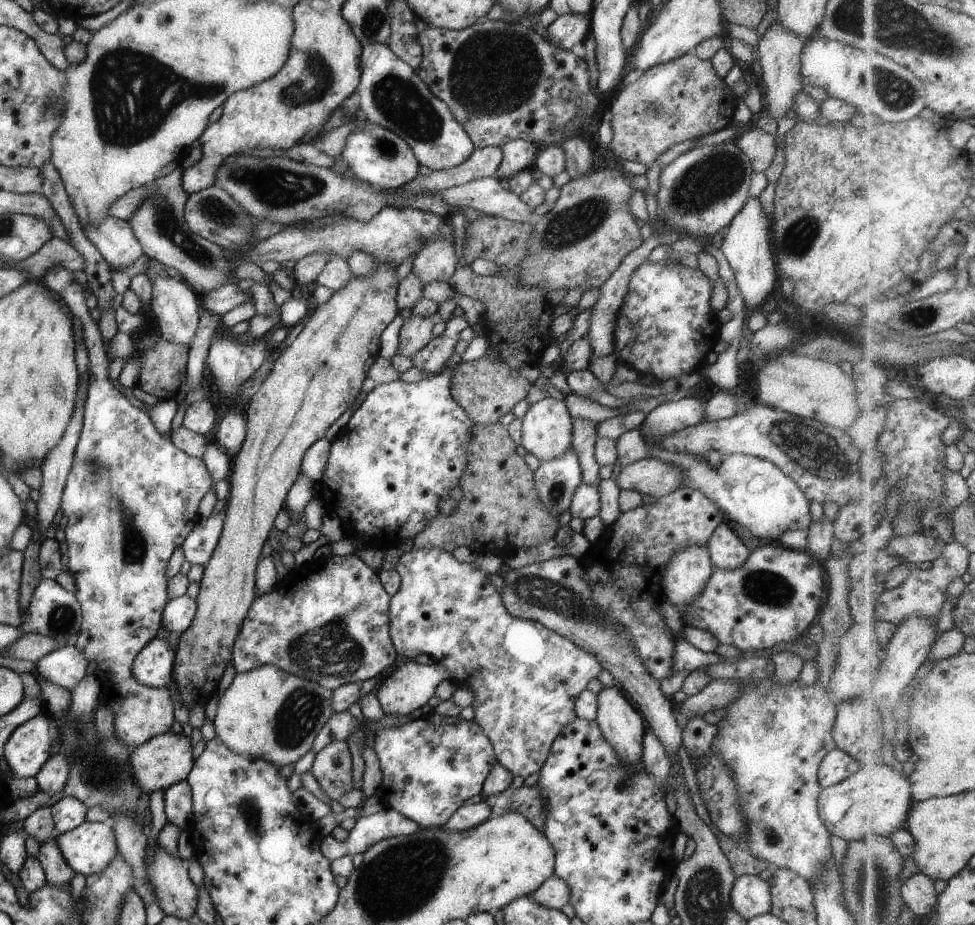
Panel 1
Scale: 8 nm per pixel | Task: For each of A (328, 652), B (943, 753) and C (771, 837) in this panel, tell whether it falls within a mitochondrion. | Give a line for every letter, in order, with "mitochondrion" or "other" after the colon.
A: mitochondrion
B: other
C: mitochondrion

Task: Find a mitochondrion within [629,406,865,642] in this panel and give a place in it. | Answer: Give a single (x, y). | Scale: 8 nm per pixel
(815, 451)

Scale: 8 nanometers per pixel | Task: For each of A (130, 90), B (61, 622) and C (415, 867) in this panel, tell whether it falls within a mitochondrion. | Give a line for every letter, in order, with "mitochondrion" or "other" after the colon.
A: mitochondrion
B: mitochondrion
C: mitochondrion

